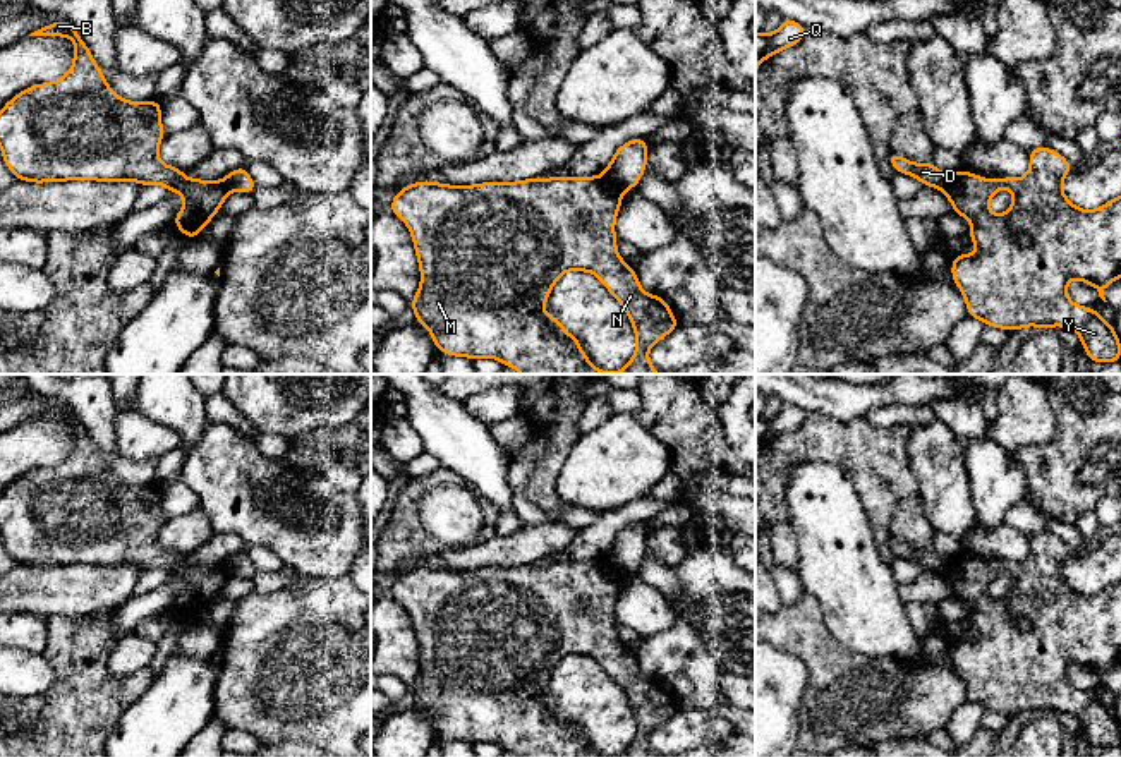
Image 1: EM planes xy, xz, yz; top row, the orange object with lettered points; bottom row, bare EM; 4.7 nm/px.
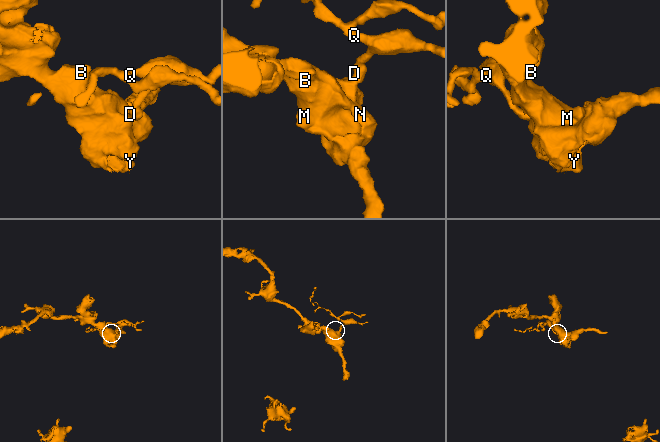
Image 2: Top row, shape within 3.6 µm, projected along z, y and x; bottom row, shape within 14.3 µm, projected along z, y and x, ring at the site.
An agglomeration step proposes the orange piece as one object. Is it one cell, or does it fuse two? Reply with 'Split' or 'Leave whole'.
Split

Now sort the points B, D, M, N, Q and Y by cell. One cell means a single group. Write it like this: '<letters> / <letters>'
B M N Y / D Q

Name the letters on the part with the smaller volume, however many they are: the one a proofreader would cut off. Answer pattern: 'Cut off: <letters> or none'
Cut off: D, Q

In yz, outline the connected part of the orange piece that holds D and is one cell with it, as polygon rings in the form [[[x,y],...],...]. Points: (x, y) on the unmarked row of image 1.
[[[894,536],[889,537],[888,546],[898,558],[915,561],[925,572],[942,573],[948,563],[948,560],[944,560],[932,546],[912,548]]]

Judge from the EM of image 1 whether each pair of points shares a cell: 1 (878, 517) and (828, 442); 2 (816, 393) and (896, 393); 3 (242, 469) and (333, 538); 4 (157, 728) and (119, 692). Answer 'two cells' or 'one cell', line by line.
1: one cell
2: one cell
3: one cell
4: two cells

